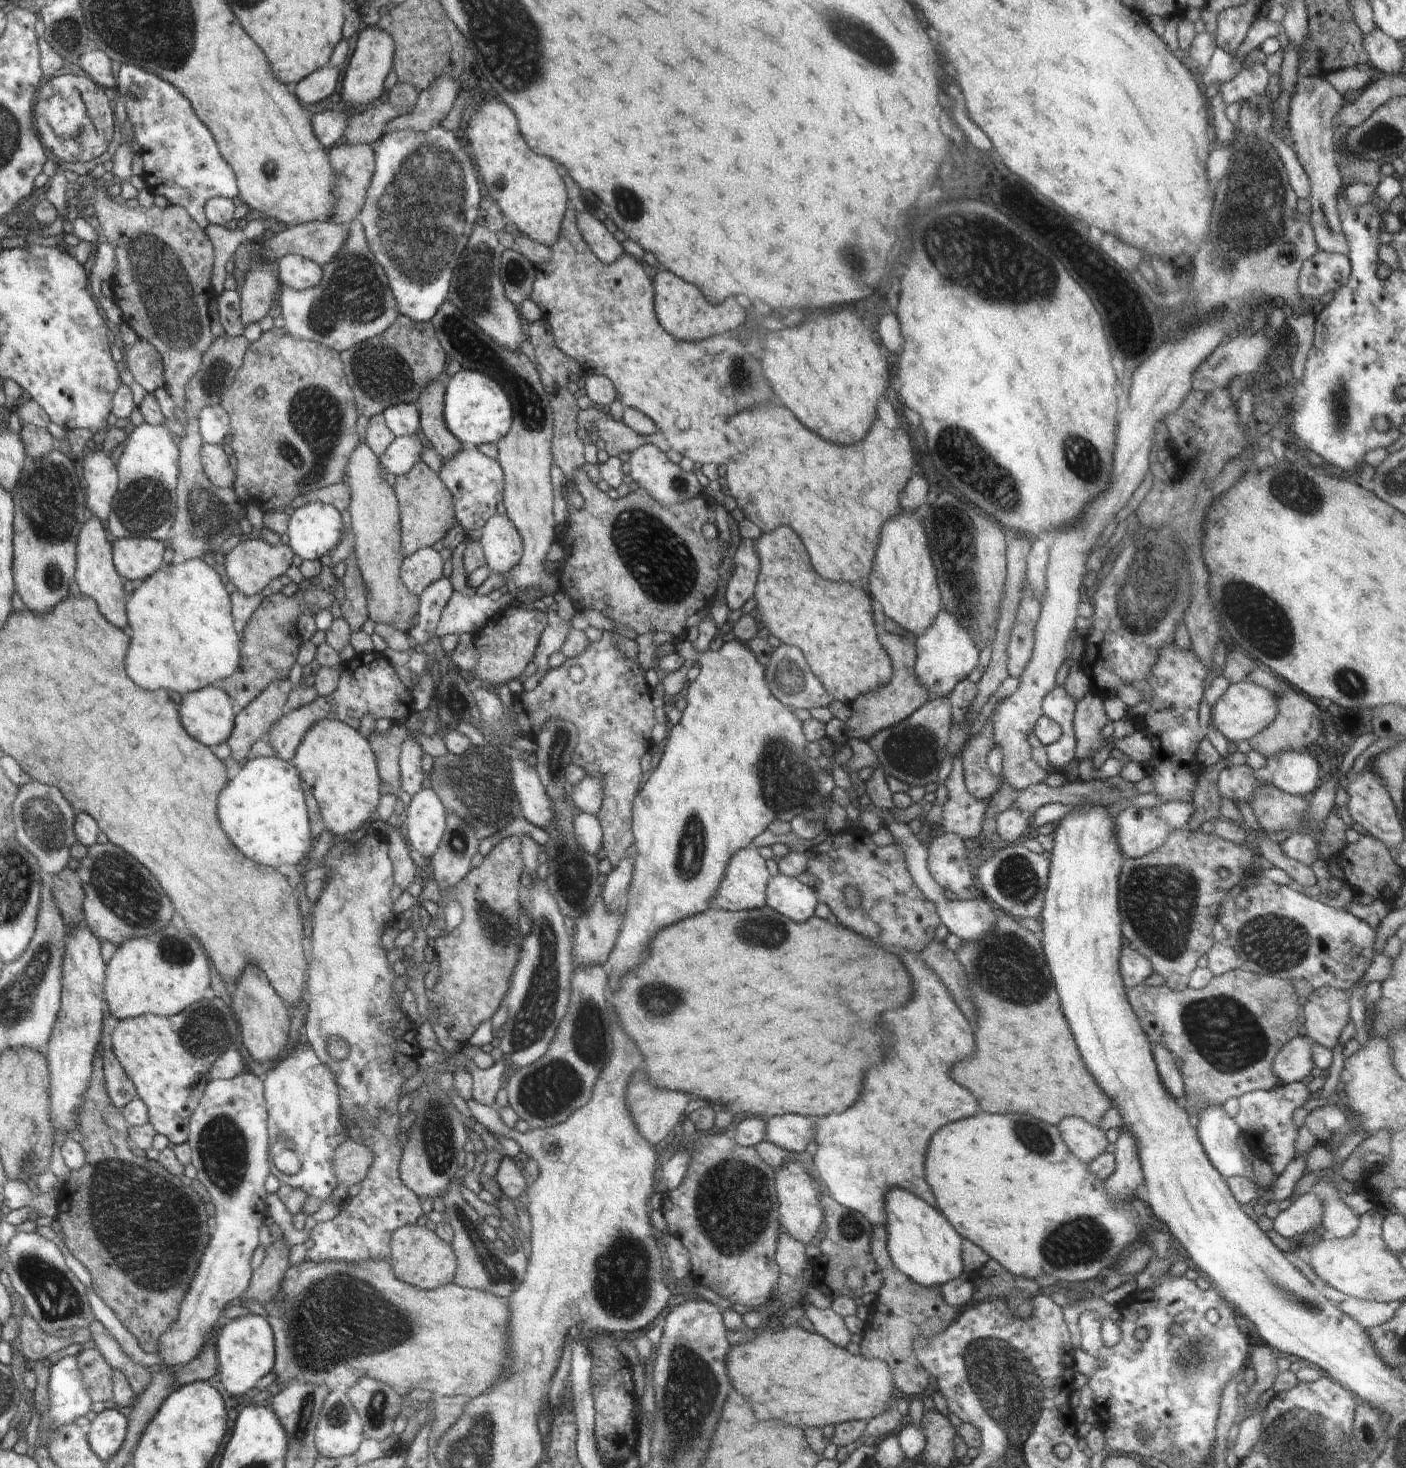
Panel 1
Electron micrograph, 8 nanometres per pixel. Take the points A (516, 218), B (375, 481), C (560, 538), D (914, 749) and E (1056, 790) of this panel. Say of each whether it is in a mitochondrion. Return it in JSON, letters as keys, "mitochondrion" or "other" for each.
{"A":"other","B":"other","C":"other","D":"mitochondrion","E":"other"}

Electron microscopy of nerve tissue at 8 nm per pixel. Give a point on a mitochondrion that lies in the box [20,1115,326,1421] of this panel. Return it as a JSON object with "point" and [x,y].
{"point":[153,1230]}

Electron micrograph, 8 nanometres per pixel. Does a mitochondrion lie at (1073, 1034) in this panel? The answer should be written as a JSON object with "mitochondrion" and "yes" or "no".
{"mitochondrion":"no"}

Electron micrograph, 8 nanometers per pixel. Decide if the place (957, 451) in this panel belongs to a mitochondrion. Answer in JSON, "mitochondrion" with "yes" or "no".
{"mitochondrion":"yes"}

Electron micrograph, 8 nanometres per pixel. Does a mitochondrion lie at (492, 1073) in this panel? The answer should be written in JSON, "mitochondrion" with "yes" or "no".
{"mitochondrion":"no"}

